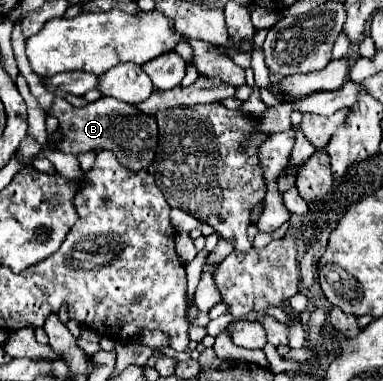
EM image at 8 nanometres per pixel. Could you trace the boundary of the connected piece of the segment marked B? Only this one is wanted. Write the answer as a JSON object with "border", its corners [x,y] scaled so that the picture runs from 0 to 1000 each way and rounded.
{"border":[[[266,252],[251,268],[235,268],[214,283],[183,278],[167,257],[141,257],[141,273],[131,283],[131,299],[151,310],[157,331],[157,362],[146,367],[146,394],[183,399],[204,409],[209,399],[261,399],[261,394],[292,394],[313,436],[339,446],[376,446],[392,441],[407,404],[413,378],[413,331],[407,315],[360,289],[350,273]]]}

